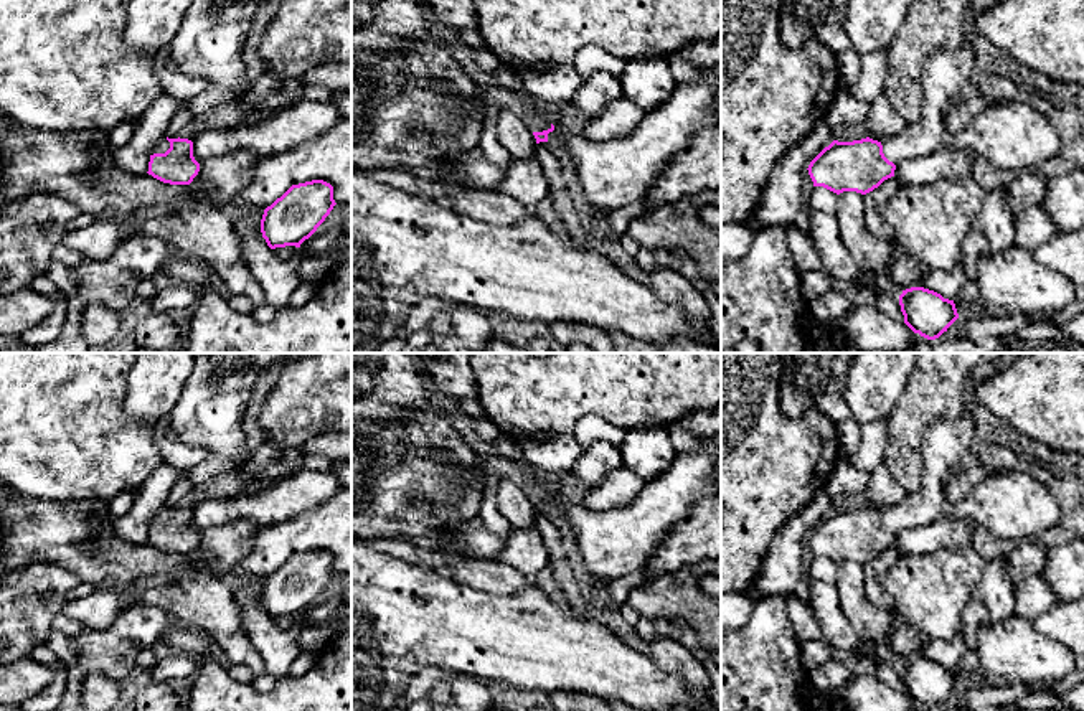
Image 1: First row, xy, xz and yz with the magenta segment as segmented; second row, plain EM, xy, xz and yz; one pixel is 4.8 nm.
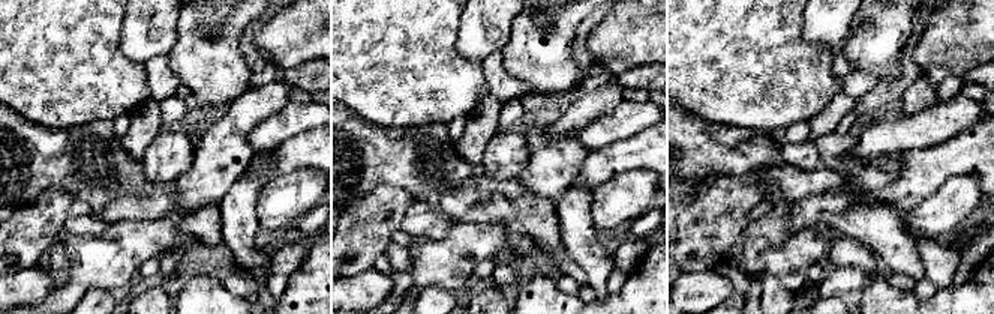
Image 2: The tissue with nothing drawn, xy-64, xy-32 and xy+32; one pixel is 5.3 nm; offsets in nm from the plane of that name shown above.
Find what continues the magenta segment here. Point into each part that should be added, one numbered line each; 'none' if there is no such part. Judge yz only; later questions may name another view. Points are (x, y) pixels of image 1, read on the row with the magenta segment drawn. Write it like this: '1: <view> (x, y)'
1: yz (946, 73)

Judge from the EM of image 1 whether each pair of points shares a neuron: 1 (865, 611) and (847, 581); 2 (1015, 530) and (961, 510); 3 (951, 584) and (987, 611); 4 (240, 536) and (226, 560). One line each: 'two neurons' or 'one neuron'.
1: one neuron
2: one neuron
3: two neurons
4: one neuron

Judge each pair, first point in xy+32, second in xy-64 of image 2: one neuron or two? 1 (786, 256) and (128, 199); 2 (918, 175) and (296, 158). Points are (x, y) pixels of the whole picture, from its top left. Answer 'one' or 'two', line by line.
1: two
2: one

